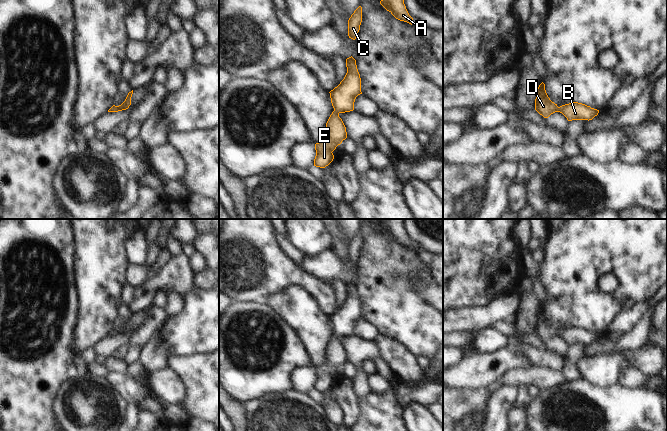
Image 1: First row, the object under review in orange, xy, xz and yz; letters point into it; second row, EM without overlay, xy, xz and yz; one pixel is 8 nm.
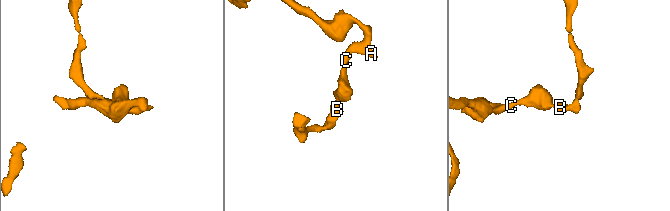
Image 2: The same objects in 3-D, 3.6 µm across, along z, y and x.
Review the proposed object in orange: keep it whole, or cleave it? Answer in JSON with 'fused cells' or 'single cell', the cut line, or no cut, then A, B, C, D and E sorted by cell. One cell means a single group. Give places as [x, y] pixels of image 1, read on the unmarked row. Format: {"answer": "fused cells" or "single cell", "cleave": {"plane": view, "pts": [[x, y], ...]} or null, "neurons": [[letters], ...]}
{"answer": "single cell", "cleave": null, "neurons": [["A", "B", "C", "D", "E"]]}

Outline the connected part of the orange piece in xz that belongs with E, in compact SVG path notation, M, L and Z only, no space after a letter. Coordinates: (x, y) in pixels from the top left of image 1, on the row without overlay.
M352 280L346 283L346 291L347 297L344 303L329 316L334 335L326 347L323 364L315 368L316 391L325 392L333 385L332 376L347 362L346 351L339 338L353 335L356 321L362 318L360 298L356 284Z

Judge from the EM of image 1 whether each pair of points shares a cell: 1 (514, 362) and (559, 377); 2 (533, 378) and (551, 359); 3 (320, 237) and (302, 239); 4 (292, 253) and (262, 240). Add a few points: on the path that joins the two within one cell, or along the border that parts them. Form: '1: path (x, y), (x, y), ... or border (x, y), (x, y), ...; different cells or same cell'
1: border (522, 367), (509, 369), (500, 377); different cells
2: border (536, 365), (562, 372); different cells
3: path (316, 237), (306, 237); same cell
4: border (273, 229), (273, 238), (278, 248), (296, 264); different cells

